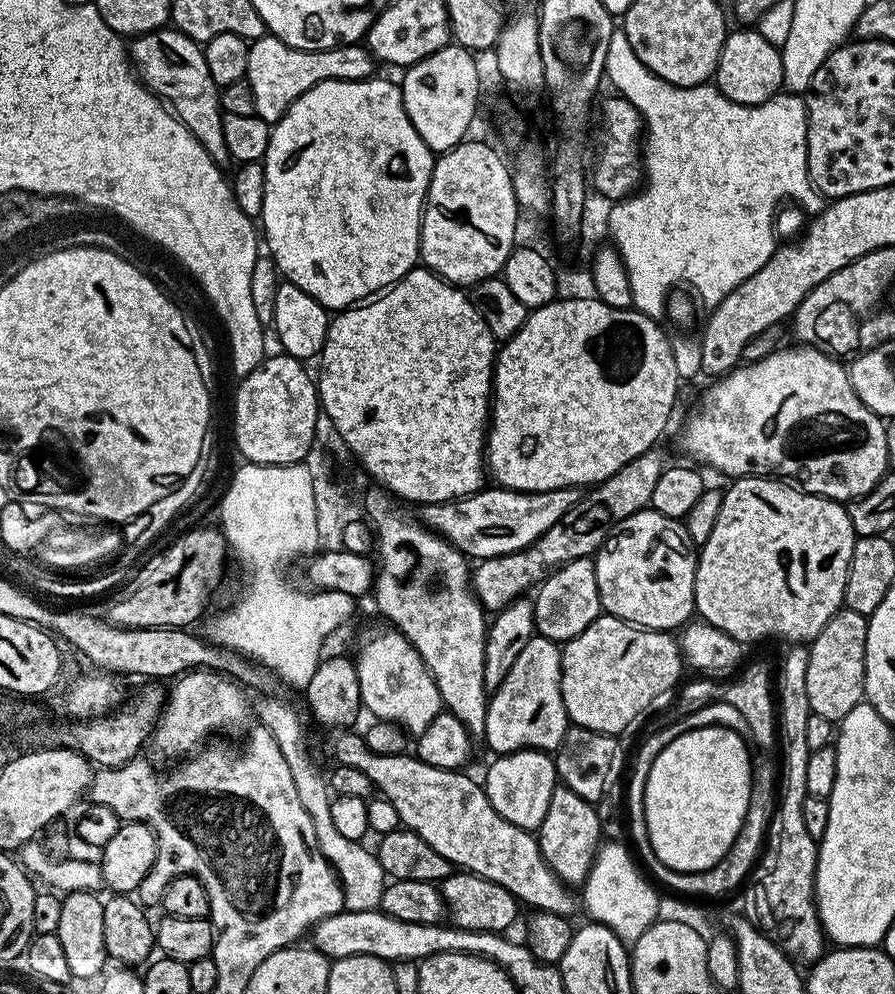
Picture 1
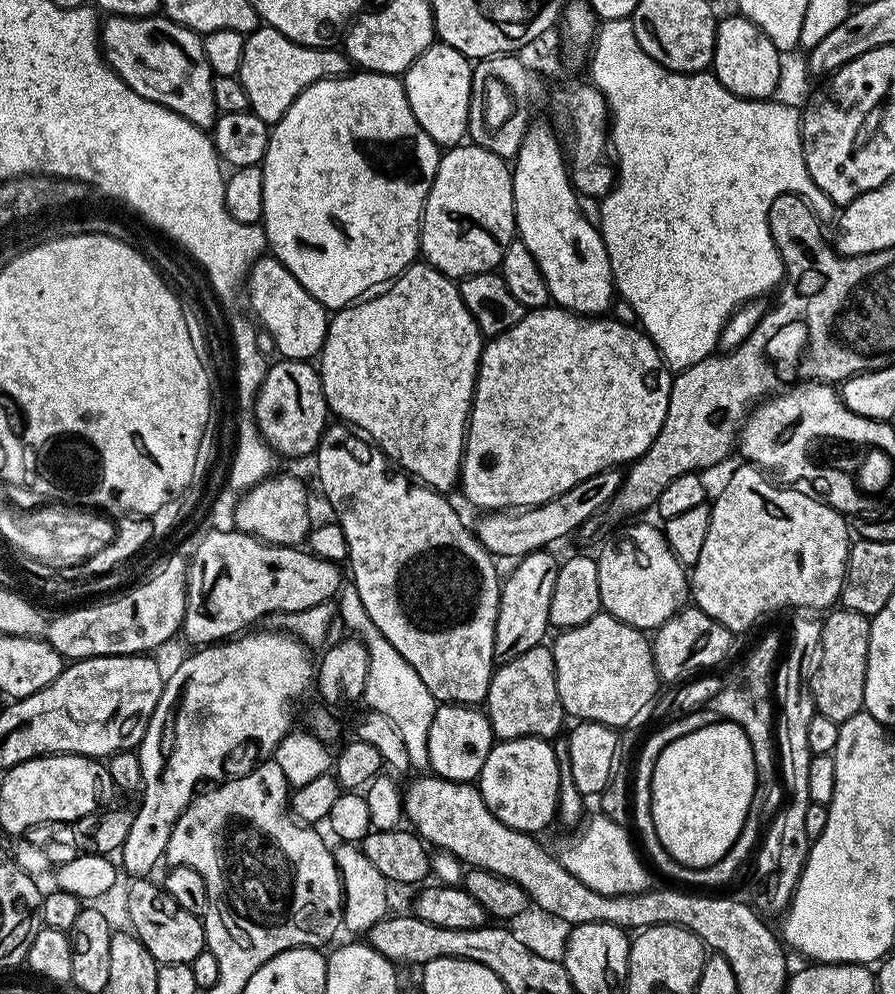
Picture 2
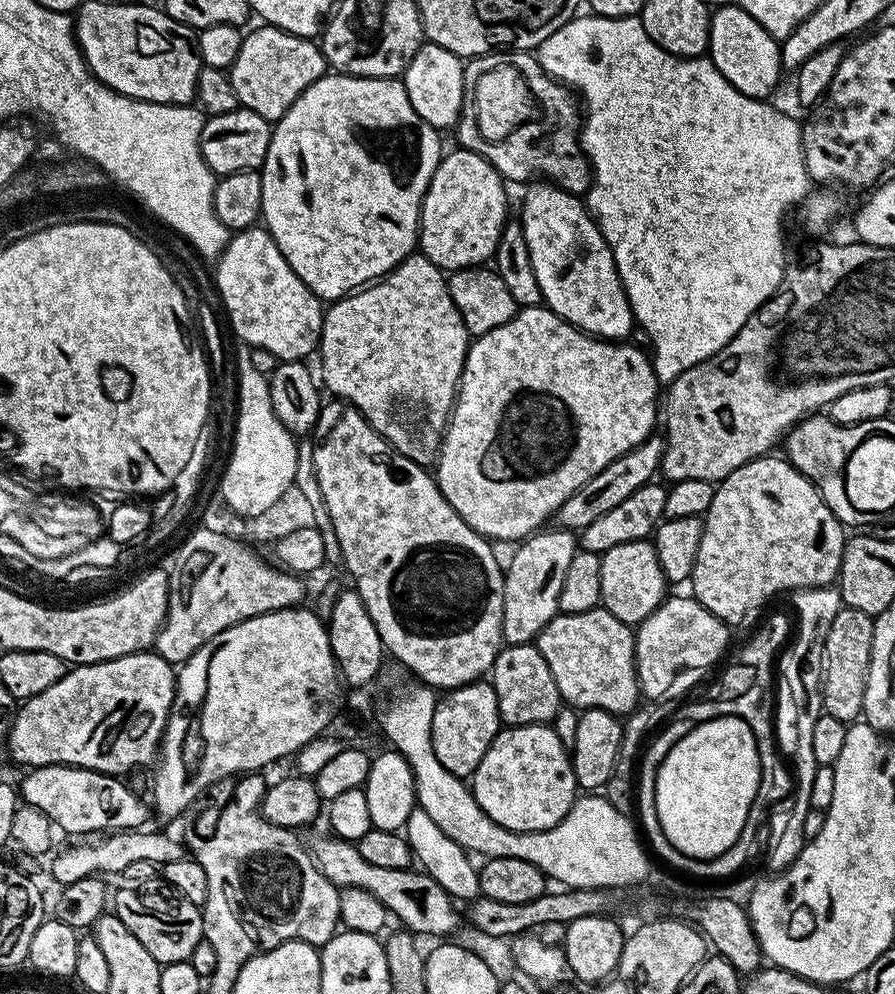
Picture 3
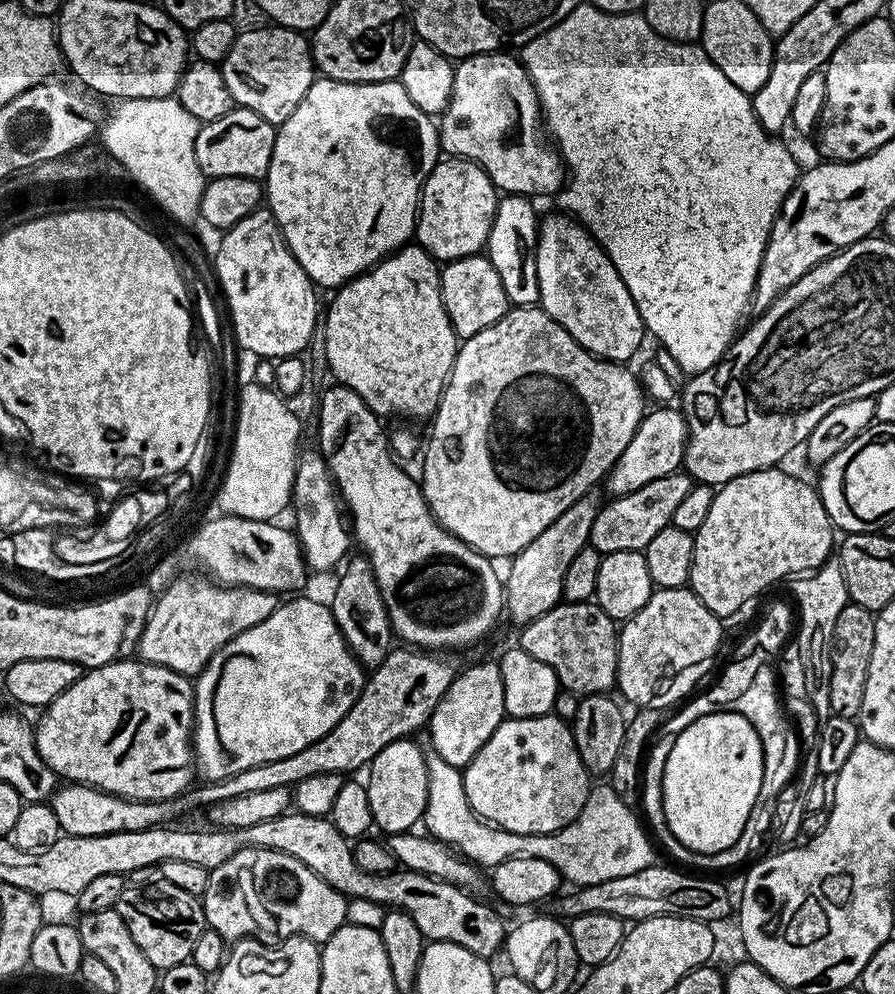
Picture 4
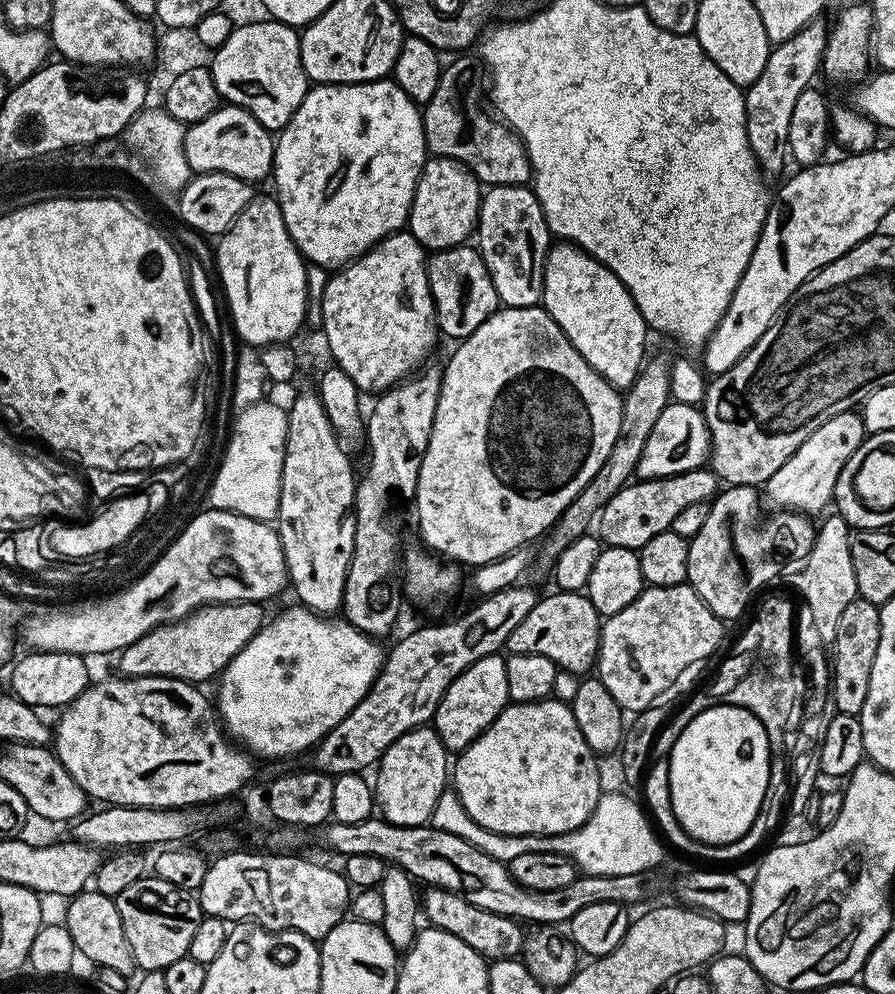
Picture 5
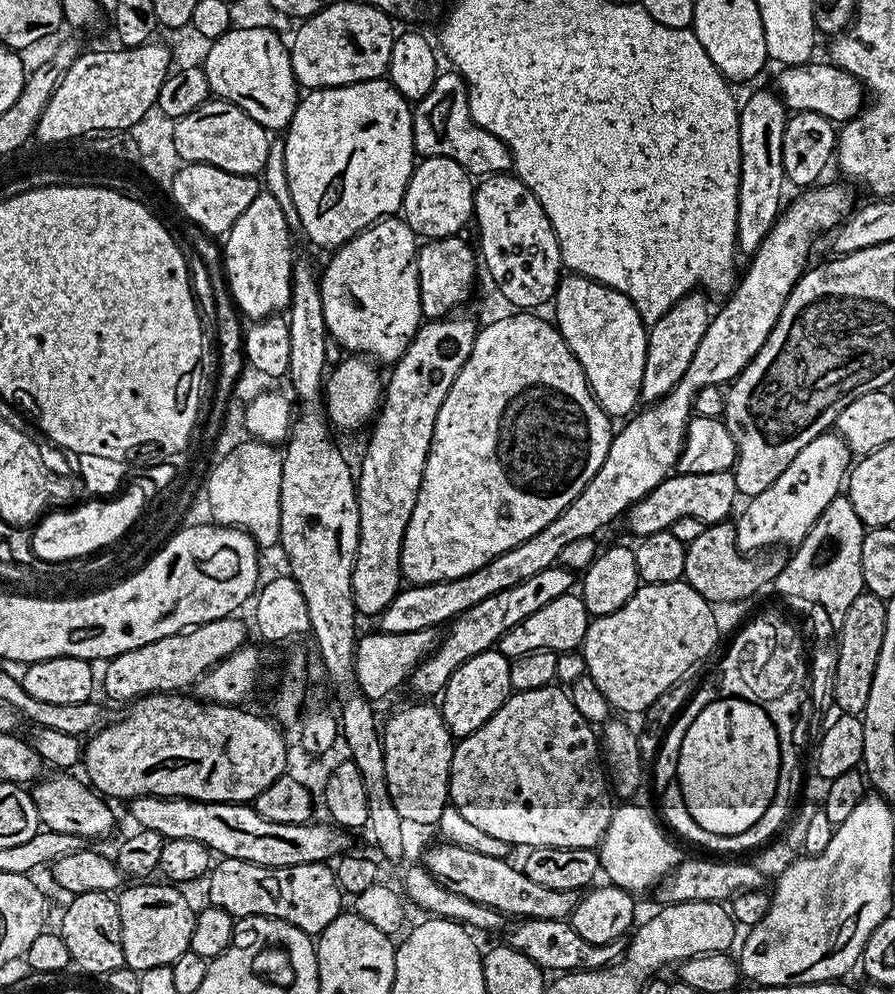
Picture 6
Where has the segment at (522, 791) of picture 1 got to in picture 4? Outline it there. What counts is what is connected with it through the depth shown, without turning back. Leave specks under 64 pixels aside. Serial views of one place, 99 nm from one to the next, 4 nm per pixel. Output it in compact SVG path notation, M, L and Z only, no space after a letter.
M555 714L538 718L506 718L462 771L466 798L480 819L523 836L545 836L574 822L574 818L582 814L582 806L586 806L590 787L590 773L578 754L569 721Z

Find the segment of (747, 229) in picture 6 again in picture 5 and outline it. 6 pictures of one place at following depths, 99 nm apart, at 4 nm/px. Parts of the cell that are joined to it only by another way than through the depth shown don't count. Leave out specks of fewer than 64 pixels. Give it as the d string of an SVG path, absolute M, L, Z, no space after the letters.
M823 19L812 20L794 38L784 40L775 45L768 53L768 61L758 74L754 83L747 85L744 92L744 109L746 110L746 136L750 142L750 148L754 158L760 163L761 172L769 177L776 176L784 168L784 163L789 163L788 139L790 138L790 117L794 114L794 105L798 102L798 94L806 90L813 83L812 80L821 71L824 63L824 51L828 45L828 28L823 24Z

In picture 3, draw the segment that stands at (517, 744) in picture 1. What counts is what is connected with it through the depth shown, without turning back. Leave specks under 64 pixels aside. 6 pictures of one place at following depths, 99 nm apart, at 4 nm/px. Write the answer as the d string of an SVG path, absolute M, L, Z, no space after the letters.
M535 643L501 647L495 662L492 663L490 683L496 691L500 718L505 725L548 724L562 707L554 674L550 674L550 666L546 666L546 658L542 658Z

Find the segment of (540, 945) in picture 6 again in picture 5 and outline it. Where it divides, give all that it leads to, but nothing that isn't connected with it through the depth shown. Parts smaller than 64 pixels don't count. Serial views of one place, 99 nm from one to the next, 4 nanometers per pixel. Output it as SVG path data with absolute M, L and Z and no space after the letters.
M429 887L425 892L428 893L425 896L423 893L422 896L422 912L426 920L428 916L427 923L431 927L454 934L454 938L462 938L462 942L466 942L466 946L484 957L485 961L515 960L523 953L526 932L520 929L523 928L521 921L494 914L490 910L482 910L474 906L474 902L466 902L466 898L445 888Z

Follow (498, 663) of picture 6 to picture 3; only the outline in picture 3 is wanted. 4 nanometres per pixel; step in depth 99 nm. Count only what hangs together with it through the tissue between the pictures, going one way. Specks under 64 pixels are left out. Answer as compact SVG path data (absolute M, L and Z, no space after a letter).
M477 682L445 691L437 699L434 710L434 722L432 723L434 754L438 754L438 762L442 762L442 766L446 766L450 774L461 778L471 777L478 762L482 762L482 754L490 750L501 728L498 698L491 683Z

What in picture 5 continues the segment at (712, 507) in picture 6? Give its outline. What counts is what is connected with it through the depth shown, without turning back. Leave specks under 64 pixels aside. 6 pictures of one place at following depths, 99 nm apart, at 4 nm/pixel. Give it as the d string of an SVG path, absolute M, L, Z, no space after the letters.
M711 467L686 470L682 474L674 474L657 480L641 480L625 484L618 490L598 515L598 535L609 548L630 548L638 550L654 538L654 534L669 531L678 518L678 513L689 506L708 504L717 495L718 481Z

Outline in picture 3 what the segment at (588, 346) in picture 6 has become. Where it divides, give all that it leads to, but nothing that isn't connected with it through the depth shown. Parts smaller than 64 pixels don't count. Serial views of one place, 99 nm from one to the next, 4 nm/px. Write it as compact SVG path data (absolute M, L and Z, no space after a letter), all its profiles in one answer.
M536 183L524 196L524 209L518 223L524 230L526 250L530 250L530 262L534 266L534 278L538 278L543 303L589 336L627 341L634 329L632 307L618 278L610 246L606 238L602 238L592 213L581 197L572 196L557 184Z

